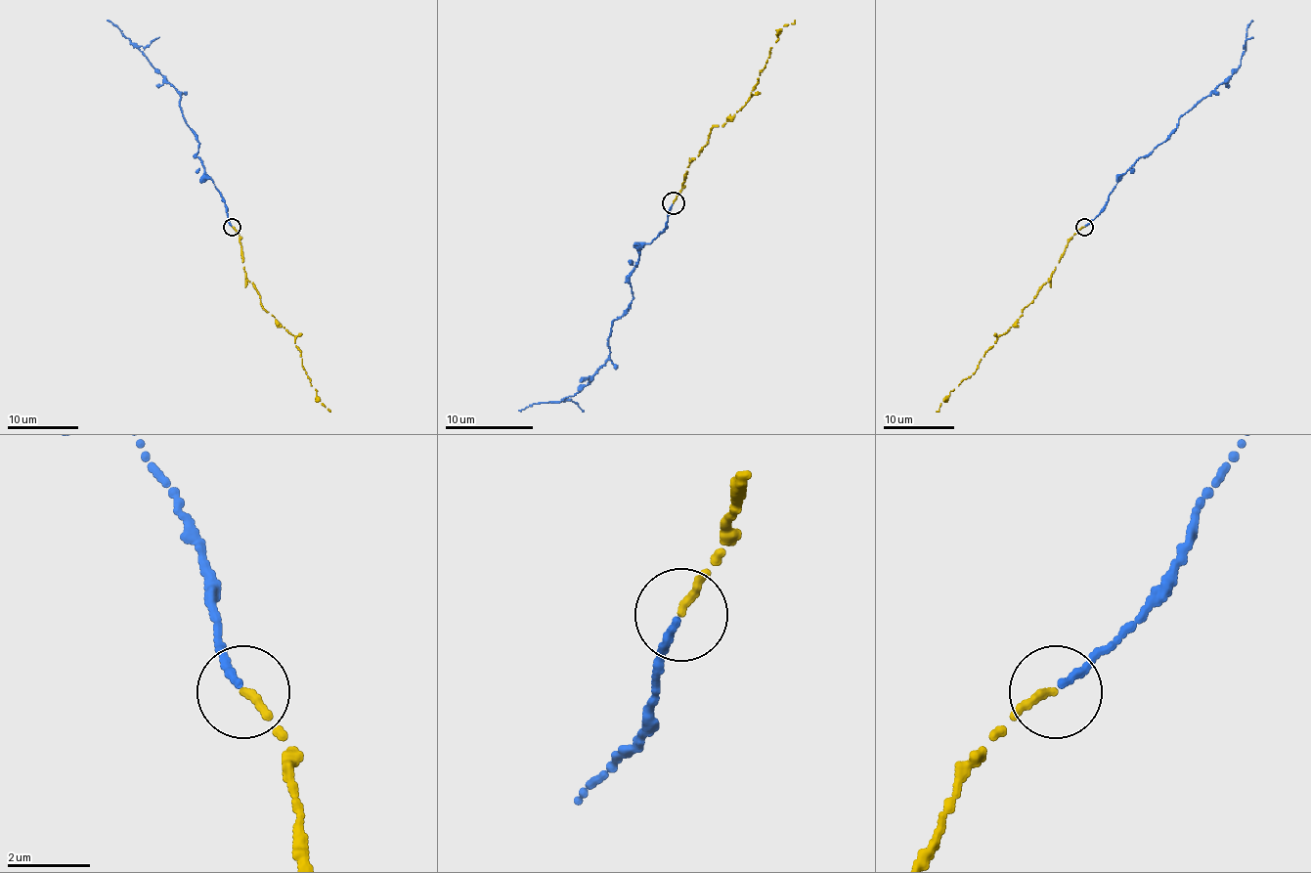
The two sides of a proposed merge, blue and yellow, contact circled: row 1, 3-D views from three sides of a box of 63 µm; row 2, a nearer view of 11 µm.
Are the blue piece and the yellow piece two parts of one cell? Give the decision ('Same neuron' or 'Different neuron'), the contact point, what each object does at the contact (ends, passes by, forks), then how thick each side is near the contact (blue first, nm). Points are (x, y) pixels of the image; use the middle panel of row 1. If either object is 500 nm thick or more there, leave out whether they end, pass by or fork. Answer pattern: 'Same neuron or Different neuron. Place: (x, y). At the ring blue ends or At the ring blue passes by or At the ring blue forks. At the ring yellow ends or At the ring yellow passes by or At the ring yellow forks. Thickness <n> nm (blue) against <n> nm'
Same neuron. Place: (673, 203). At the ring blue ends. At the ring yellow ends. Thickness 190 nm (blue) against 200 nm

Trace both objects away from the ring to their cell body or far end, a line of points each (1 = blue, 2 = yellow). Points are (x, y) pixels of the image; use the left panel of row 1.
1: (231, 226), (225, 201), (196, 157), (198, 141), (183, 116), (181, 95), (118, 29), (107, 21)
2: (233, 226), (246, 278), (262, 306), (294, 336), (316, 397), (329, 411)

